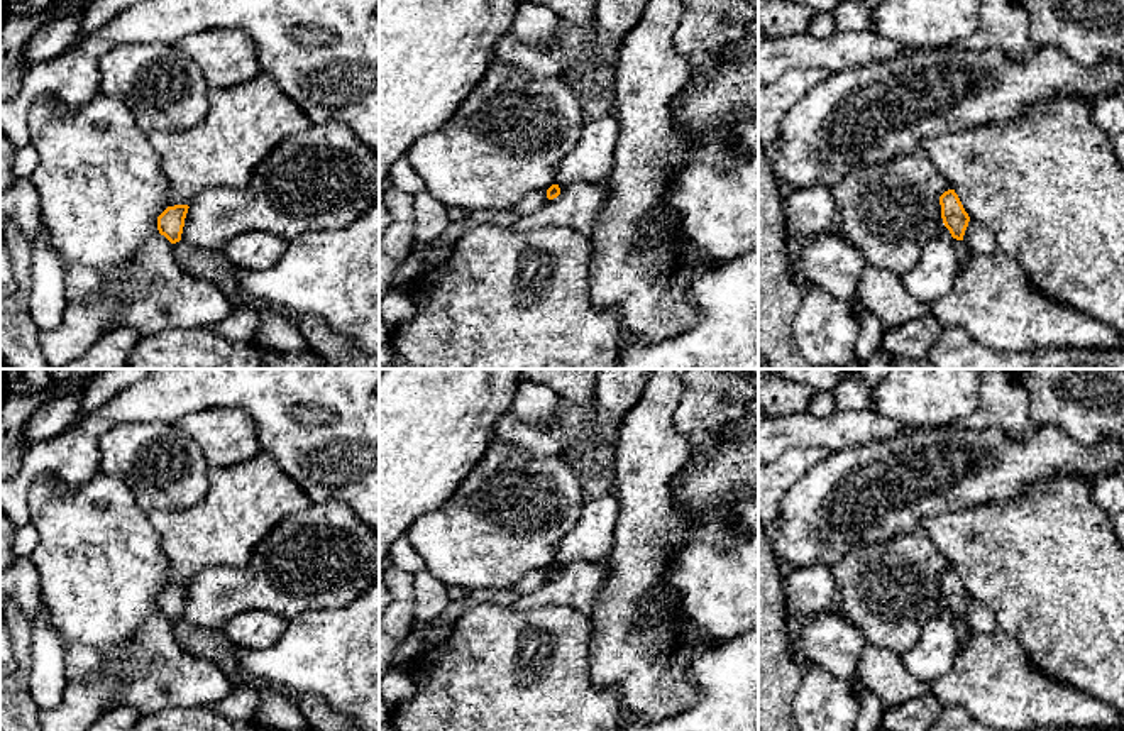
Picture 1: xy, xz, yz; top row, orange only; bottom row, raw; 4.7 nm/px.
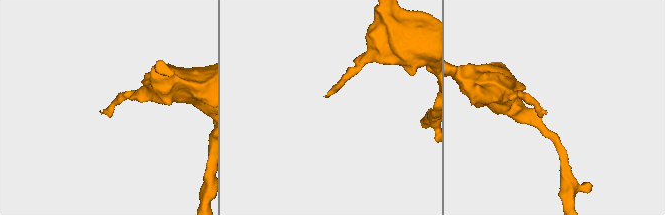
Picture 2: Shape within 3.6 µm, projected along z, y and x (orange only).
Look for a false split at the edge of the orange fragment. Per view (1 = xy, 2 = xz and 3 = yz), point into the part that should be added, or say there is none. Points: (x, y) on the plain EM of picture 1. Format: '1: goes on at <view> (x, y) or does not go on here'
1: does not go on here
2: does not go on here
3: does not go on here

